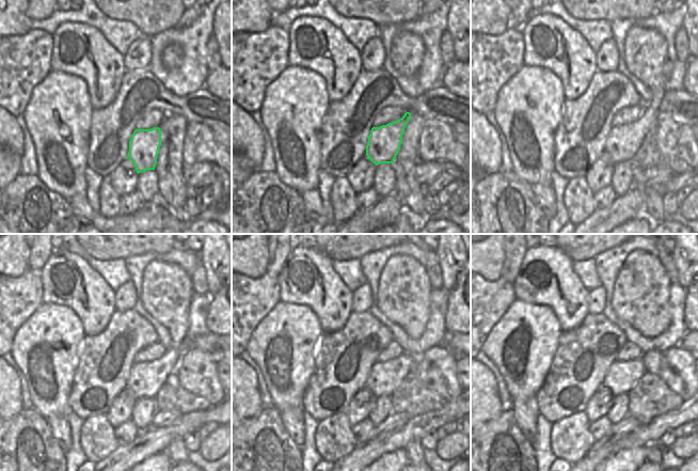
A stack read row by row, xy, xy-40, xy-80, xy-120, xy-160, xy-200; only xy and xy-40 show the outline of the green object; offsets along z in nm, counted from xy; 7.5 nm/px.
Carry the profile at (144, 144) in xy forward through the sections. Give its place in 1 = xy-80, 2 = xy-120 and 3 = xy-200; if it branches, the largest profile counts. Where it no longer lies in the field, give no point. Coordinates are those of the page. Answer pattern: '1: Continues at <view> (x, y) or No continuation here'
1: Continues at xy-80 (645, 49)
2: Continues at xy-120 (167, 289)
3: Continues at xy-200 (640, 298).

